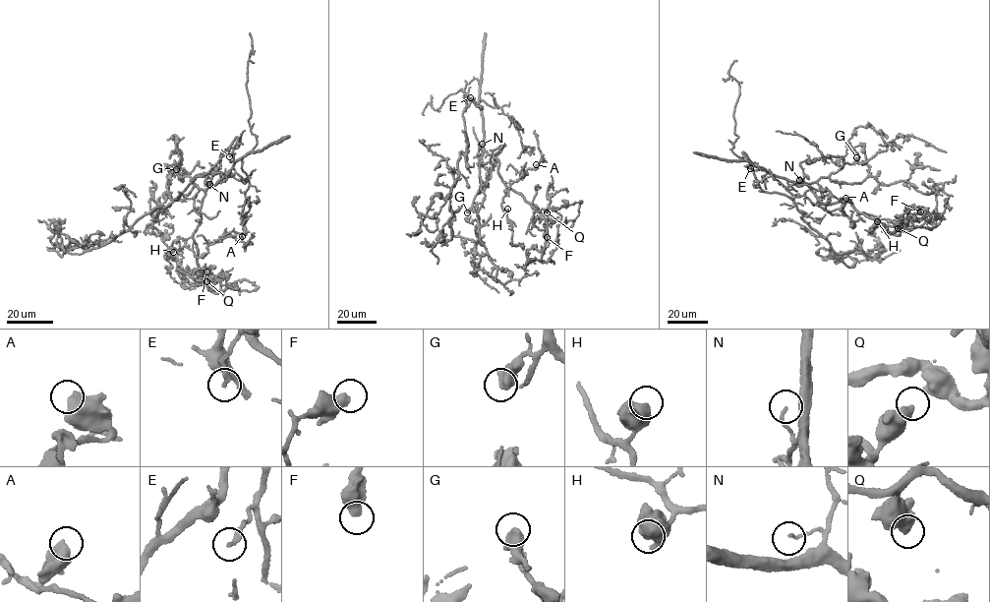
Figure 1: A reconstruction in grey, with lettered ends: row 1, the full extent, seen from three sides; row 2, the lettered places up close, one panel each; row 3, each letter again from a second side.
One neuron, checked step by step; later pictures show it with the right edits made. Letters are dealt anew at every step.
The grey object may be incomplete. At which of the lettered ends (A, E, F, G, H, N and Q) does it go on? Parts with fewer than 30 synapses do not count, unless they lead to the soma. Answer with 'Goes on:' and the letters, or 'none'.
Goes on: G

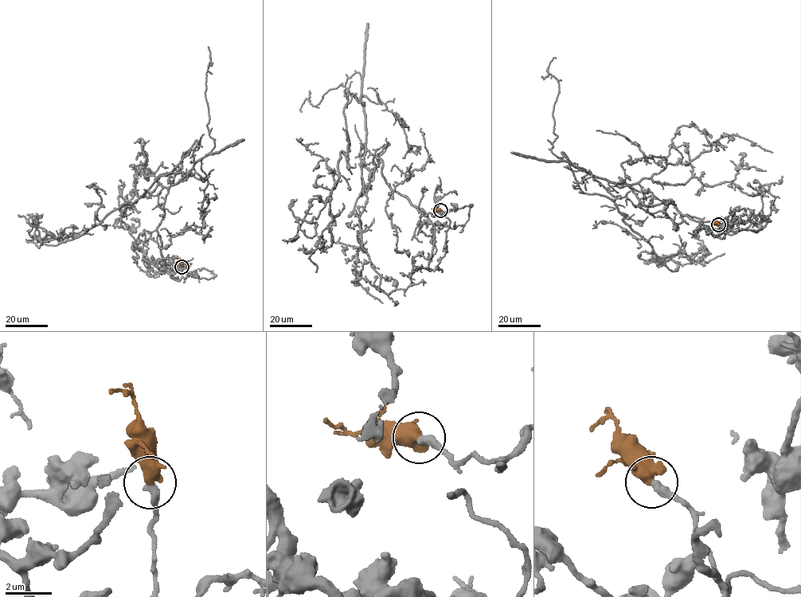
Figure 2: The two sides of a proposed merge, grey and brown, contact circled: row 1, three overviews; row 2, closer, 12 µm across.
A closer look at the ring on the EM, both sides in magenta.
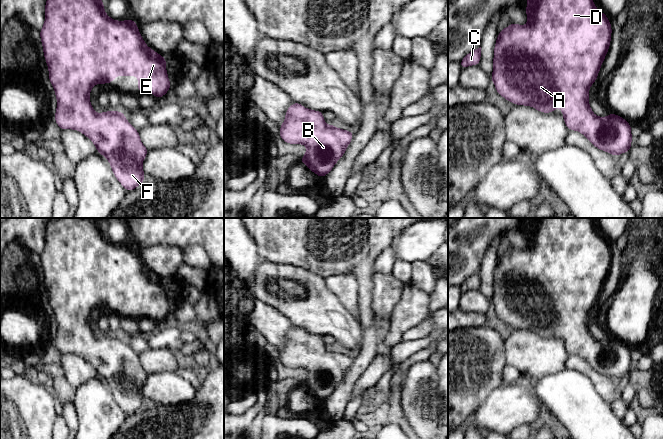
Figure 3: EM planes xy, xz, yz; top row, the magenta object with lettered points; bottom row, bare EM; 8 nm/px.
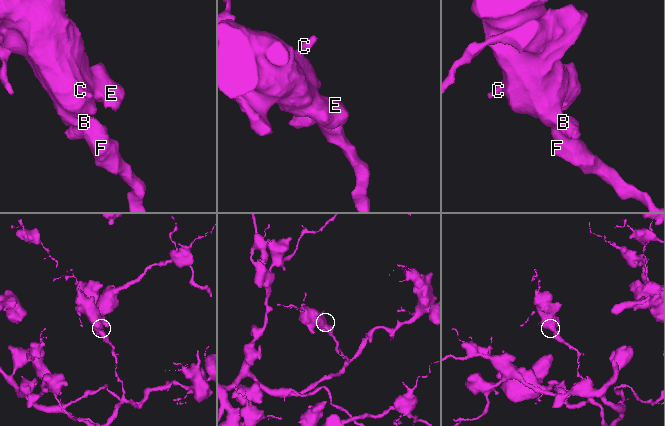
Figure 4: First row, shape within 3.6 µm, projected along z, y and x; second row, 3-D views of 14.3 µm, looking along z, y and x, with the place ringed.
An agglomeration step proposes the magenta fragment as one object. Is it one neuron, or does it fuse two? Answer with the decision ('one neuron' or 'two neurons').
one neuron

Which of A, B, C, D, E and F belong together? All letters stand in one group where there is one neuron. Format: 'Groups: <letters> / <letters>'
Groups: A B C D E F

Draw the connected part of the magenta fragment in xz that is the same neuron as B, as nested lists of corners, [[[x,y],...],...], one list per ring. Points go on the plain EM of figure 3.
[[[294,326],[280,349],[280,362],[289,368],[304,368],[307,376],[300,383],[313,397],[323,402],[344,379],[352,355],[326,349],[323,336],[304,332]]]

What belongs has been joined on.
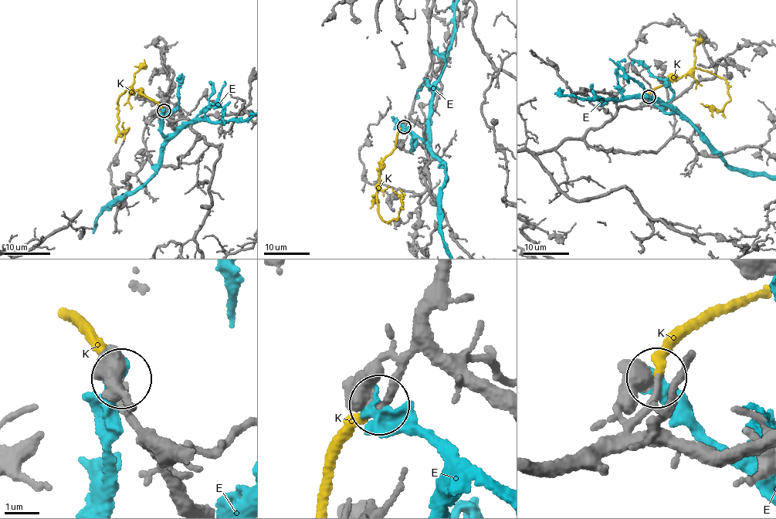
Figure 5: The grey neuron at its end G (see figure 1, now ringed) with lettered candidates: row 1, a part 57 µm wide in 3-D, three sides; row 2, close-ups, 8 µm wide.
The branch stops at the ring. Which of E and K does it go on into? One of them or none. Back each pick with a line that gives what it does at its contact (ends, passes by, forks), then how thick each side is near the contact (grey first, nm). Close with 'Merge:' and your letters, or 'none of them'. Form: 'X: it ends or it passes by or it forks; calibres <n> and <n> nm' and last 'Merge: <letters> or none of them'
K: it ends; calibres 700 and 240 nm
Merge: K

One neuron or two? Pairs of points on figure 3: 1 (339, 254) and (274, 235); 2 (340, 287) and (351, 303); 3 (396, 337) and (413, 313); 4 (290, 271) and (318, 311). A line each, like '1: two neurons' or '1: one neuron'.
1: one neuron
2: one neuron
3: one neuron
4: one neuron

